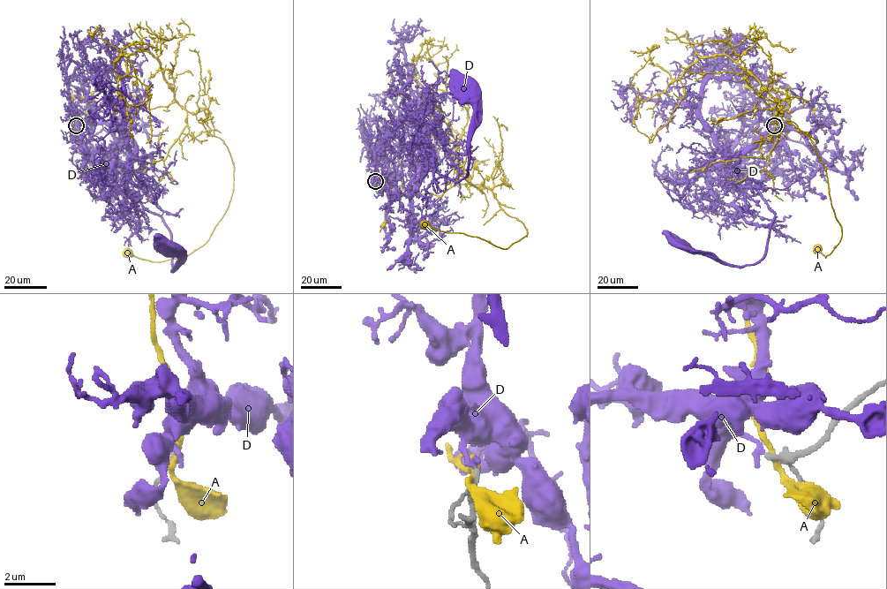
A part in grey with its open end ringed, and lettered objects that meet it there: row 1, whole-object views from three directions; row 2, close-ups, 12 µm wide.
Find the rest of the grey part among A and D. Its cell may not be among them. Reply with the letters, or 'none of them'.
none of them

